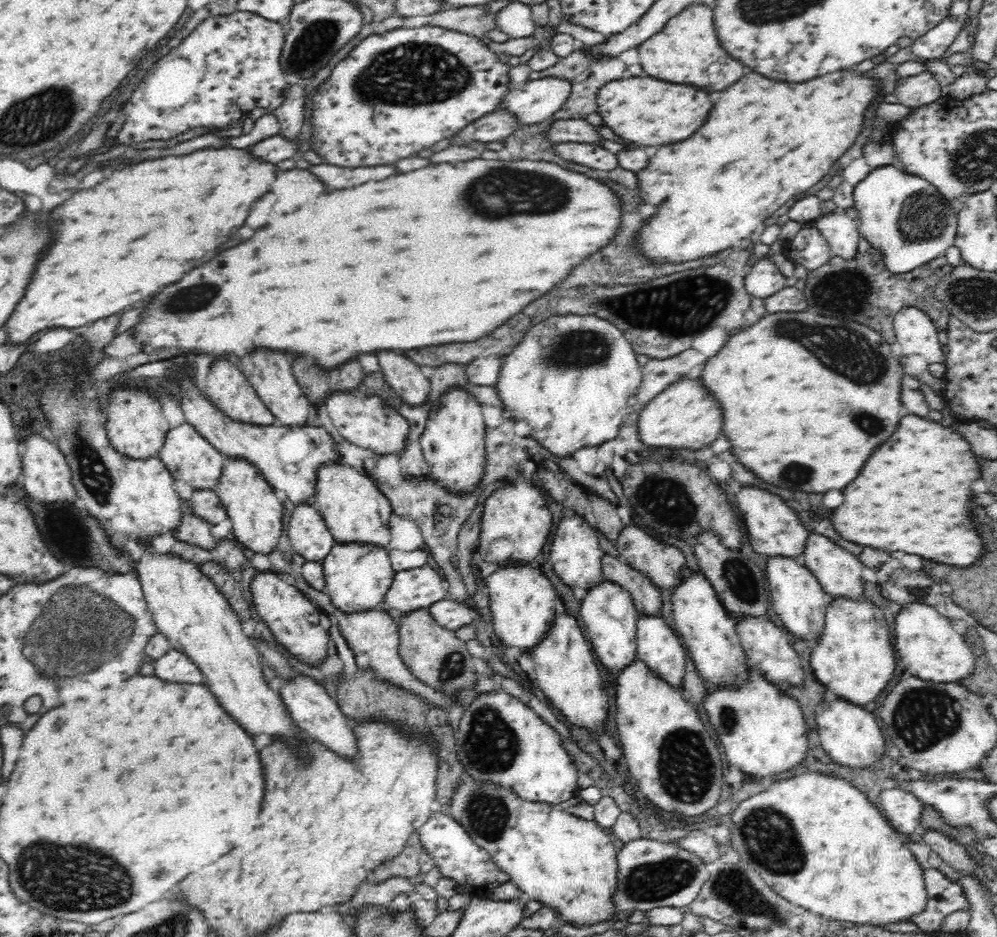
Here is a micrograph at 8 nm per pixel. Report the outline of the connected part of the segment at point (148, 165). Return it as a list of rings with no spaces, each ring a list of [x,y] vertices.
[[[228,147],[212,148],[212,150],[198,150],[198,152],[192,152],[192,154],[186,154],[186,156],[166,156],[166,158],[160,158],[160,160],[142,162],[142,164],[130,166],[128,170],[114,172],[110,178],[102,180],[98,186],[94,186],[90,190],[80,190],[80,192],[72,194],[72,198],[68,198],[62,206],[58,206],[58,208],[52,210],[54,222],[58,220],[56,222],[56,240],[54,240],[52,248],[48,250],[48,254],[38,264],[38,270],[36,270],[34,280],[26,288],[24,298],[20,300],[20,303],[16,306],[16,309],[4,326],[7,332],[6,343],[12,343],[12,345],[22,344],[34,332],[44,330],[44,328],[58,328],[58,326],[78,328],[78,326],[90,324],[94,320],[108,318],[112,314],[124,312],[128,306],[132,306],[132,304],[136,304],[140,300],[148,300],[152,294],[160,292],[162,286],[178,282],[182,278],[182,274],[186,270],[190,270],[190,262],[192,260],[198,262],[208,252],[216,252],[216,248],[220,244],[224,244],[230,236],[234,236],[238,232],[238,228],[242,228],[244,218],[248,218],[248,212],[252,210],[250,204],[254,204],[260,198],[260,194],[266,194],[270,190],[270,186],[276,182],[276,178],[278,178],[278,168],[276,168],[276,165],[256,159],[254,155],[250,154],[250,150]]]

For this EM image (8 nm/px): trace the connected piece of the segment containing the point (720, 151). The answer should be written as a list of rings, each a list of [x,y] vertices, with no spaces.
[[[846,70],[846,78],[838,84],[836,80],[840,76],[840,72],[834,72],[804,84],[786,84],[750,72],[742,76],[740,82],[722,90],[706,124],[698,128],[696,134],[678,144],[660,148],[646,168],[636,172],[639,189],[660,188],[658,192],[668,194],[662,202],[664,208],[660,208],[662,214],[652,214],[648,224],[640,230],[640,238],[636,240],[640,242],[640,255],[652,262],[686,262],[716,254],[750,236],[750,214],[764,220],[796,194],[816,186],[830,172],[832,164],[856,142],[864,128],[866,112],[882,99],[882,82],[878,84],[878,80],[865,73]]]

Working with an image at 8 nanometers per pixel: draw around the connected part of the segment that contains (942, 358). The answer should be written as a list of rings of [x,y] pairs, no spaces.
[[[902,308],[891,321],[896,340],[903,354],[922,355],[929,364],[946,364],[946,354],[938,340],[937,323],[924,311],[915,308]]]

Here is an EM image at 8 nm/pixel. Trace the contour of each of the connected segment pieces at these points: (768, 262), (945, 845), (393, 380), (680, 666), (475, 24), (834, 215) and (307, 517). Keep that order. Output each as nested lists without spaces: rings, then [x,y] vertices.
[[[770,256],[758,258],[744,280],[746,291],[754,297],[770,297],[785,288],[786,277],[773,263]]]
[[[934,829],[921,831],[923,842],[932,848],[949,866],[956,869],[959,875],[974,875],[978,867],[967,854],[964,846],[956,844],[956,841],[944,836]]]
[[[378,352],[376,356],[386,385],[395,390],[403,403],[418,406],[426,402],[431,384],[418,365],[398,352]]]
[[[639,613],[636,660],[646,663],[650,670],[672,687],[682,686],[688,654],[678,635],[660,613]]]
[[[486,6],[446,8],[444,11],[430,14],[428,24],[467,35],[486,37],[490,30],[498,30],[496,13],[486,11]]]
[[[841,210],[820,215],[815,221],[833,255],[851,259],[856,254],[860,237],[858,221]]]
[[[300,503],[291,509],[292,516],[286,529],[294,552],[308,562],[323,562],[323,558],[337,543],[326,526],[318,509],[308,503]]]

